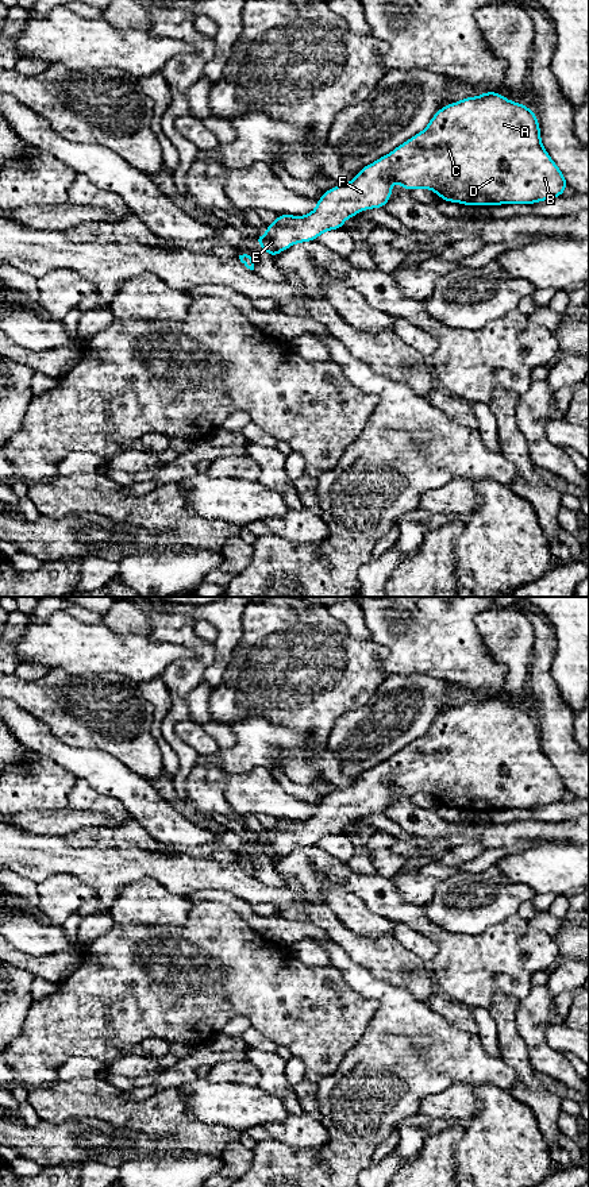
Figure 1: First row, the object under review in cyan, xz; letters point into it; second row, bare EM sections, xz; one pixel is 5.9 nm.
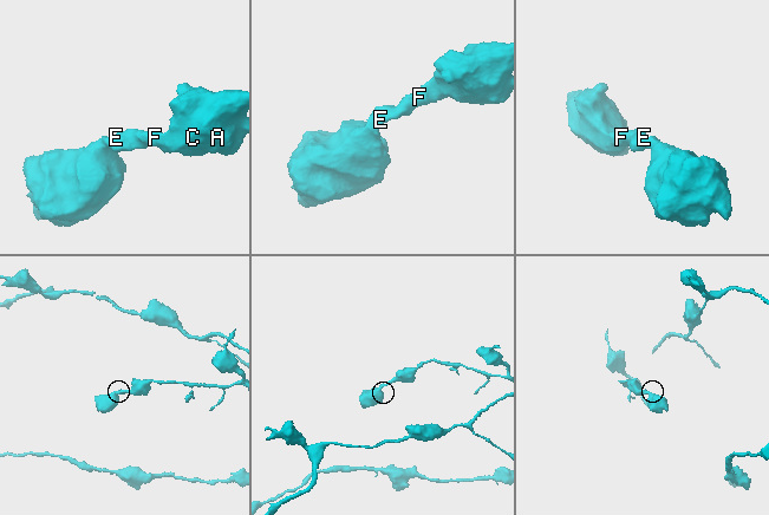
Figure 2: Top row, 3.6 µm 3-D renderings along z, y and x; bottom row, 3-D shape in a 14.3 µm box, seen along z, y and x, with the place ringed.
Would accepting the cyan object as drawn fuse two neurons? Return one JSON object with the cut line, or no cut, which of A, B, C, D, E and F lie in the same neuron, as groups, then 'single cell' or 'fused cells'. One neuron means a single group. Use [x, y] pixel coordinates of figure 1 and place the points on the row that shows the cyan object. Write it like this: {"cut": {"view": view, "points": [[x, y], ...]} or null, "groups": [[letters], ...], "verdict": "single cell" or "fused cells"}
{"cut": null, "groups": [["A", "B", "C", "D", "E", "F"]], "verdict": "single cell"}

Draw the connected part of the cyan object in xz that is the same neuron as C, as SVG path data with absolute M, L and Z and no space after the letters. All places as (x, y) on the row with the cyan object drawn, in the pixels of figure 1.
M485 92L477 97L465 97L458 103L442 107L421 132L385 157L363 166L350 182L324 192L311 213L307 216L278 215L274 223L266 226L266 235L255 235L255 240L273 258L294 243L316 240L326 231L342 228L349 217L355 217L361 211L384 208L393 192L392 181L411 192L419 188L431 189L444 201L474 207L511 203L535 204L562 196L567 186L563 173L543 147L535 112L497 92Z

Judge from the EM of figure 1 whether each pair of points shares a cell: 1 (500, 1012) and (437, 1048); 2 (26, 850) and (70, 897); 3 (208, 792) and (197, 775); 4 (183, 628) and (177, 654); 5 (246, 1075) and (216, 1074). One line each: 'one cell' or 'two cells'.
1: two cells
2: two cells
3: one cell
4: two cells
5: one cell

